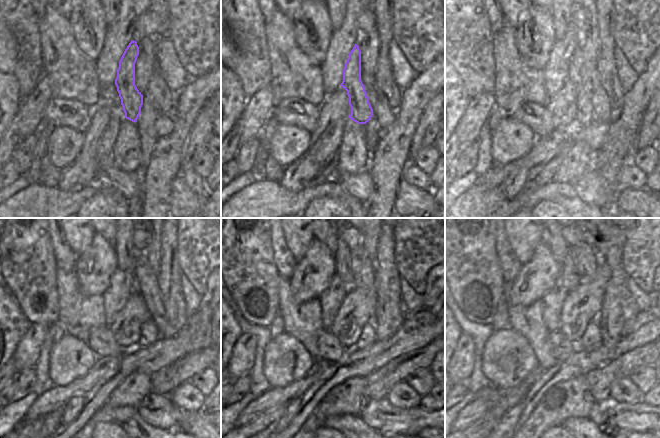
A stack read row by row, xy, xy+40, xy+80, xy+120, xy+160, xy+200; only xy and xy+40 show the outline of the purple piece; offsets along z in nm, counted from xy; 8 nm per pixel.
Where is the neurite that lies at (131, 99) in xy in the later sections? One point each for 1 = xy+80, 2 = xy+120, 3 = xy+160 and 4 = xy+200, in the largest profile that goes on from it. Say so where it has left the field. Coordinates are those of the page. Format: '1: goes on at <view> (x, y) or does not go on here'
1: goes on at xy+80 (585, 114)
2: goes on at xy+120 (148, 333)
3: goes on at xy+160 (368, 336)
4: goes on at xy+200 (591, 338)

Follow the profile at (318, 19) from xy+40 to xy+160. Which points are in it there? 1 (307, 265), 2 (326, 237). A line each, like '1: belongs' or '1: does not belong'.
1: belongs
2: does not belong

